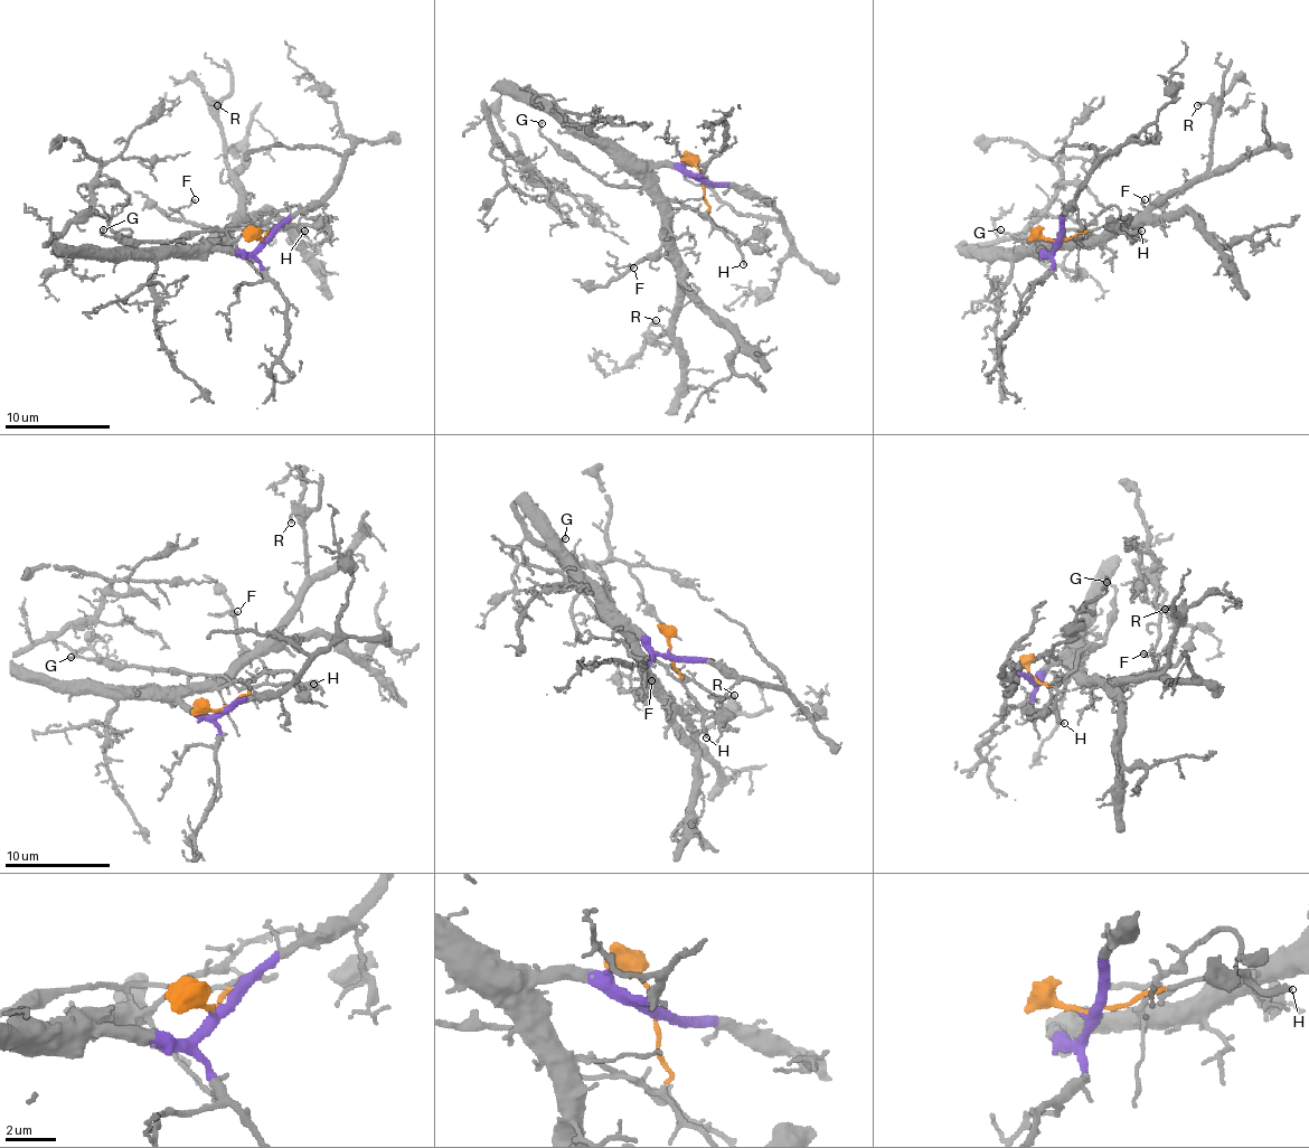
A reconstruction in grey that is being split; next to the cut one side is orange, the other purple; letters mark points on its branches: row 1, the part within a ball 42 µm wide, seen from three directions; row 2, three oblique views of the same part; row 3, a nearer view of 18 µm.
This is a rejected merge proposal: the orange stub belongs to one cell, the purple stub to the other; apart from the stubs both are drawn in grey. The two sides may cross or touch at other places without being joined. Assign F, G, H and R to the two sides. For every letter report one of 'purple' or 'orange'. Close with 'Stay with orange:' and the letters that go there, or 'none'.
F: purple
G: orange
H: orange
R: purple
Stay with orange: G, H

